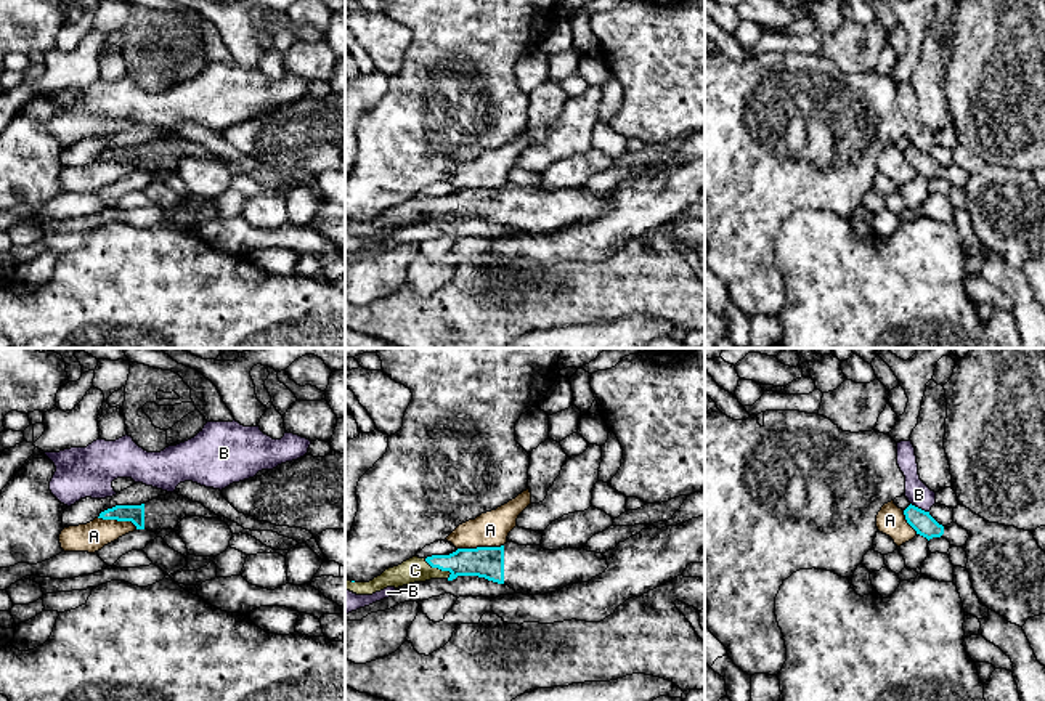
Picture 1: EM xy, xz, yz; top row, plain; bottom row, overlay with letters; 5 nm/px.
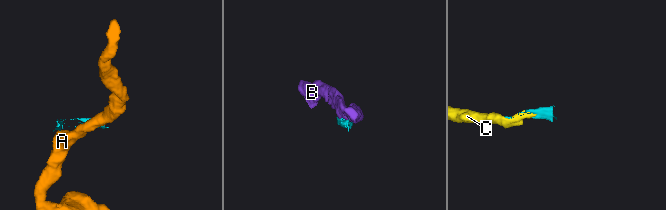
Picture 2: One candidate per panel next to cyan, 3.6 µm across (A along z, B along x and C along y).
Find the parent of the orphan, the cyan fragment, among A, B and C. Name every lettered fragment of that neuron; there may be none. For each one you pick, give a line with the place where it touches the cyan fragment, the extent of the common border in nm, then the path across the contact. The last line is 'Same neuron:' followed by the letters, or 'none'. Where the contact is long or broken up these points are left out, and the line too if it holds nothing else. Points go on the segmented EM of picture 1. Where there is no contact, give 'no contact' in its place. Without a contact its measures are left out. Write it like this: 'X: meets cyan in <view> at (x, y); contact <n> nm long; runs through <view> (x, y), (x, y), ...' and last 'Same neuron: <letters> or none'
C: meets cyan in xz at (439, 568); contact 160 nm long
Same neuron: C

